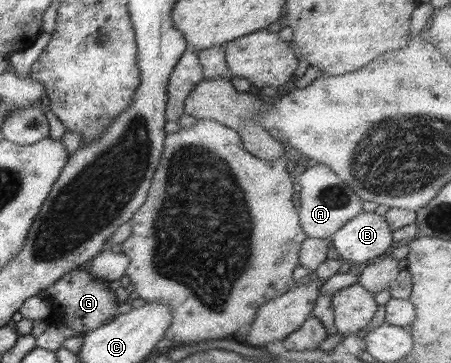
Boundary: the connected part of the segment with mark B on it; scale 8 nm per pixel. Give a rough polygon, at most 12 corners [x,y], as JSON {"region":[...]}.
{"region":[[361,212],[330,237],[343,263],[383,257],[392,231]]}

